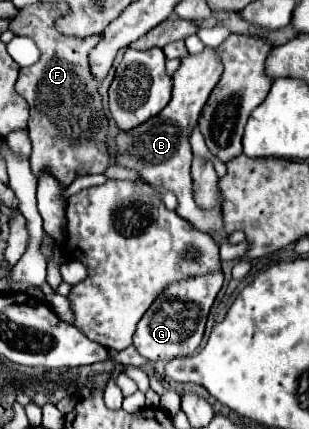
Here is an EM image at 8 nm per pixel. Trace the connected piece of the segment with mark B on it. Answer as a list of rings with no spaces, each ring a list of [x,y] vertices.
[[[204,47],[202,53],[198,55],[186,55],[178,67],[178,71],[172,75],[172,99],[170,103],[150,121],[146,121],[144,125],[120,133],[116,137],[116,145],[118,145],[118,159],[116,165],[126,167],[126,169],[136,169],[140,171],[142,179],[148,181],[150,185],[160,185],[166,187],[170,191],[176,193],[178,197],[178,207],[176,213],[190,221],[196,229],[210,233],[212,229],[220,231],[220,235],[224,237],[224,243],[220,247],[220,259],[222,261],[230,261],[230,259],[240,259],[248,245],[240,243],[240,245],[228,245],[228,237],[222,229],[222,211],[202,211],[196,203],[194,203],[194,195],[192,195],[192,177],[190,177],[190,165],[192,165],[192,147],[190,147],[190,135],[192,129],[196,127],[196,121],[200,117],[200,111],[210,95],[210,91],[216,87],[220,75],[222,75],[222,63],[220,57],[216,55],[216,49],[212,47]]]

